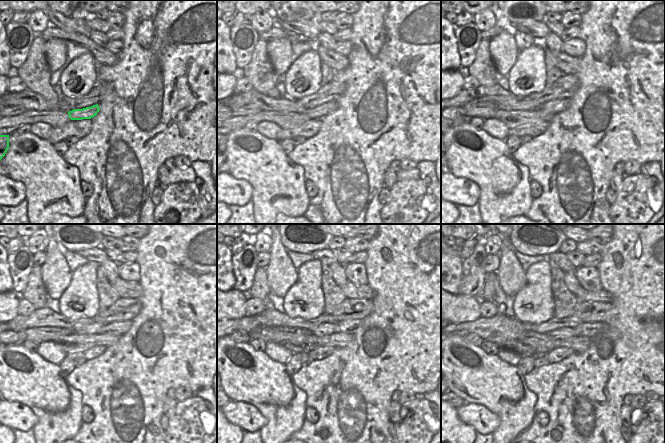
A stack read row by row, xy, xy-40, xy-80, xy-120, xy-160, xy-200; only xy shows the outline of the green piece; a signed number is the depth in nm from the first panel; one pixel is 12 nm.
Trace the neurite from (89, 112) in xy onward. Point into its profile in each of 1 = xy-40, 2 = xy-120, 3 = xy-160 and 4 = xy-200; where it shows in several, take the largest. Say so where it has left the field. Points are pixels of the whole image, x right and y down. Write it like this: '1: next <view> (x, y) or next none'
1: next xy-40 (318, 112)
2: next xy-120 (117, 328)
3: next xy-160 (349, 326)
4: next xy-200 (592, 329)

